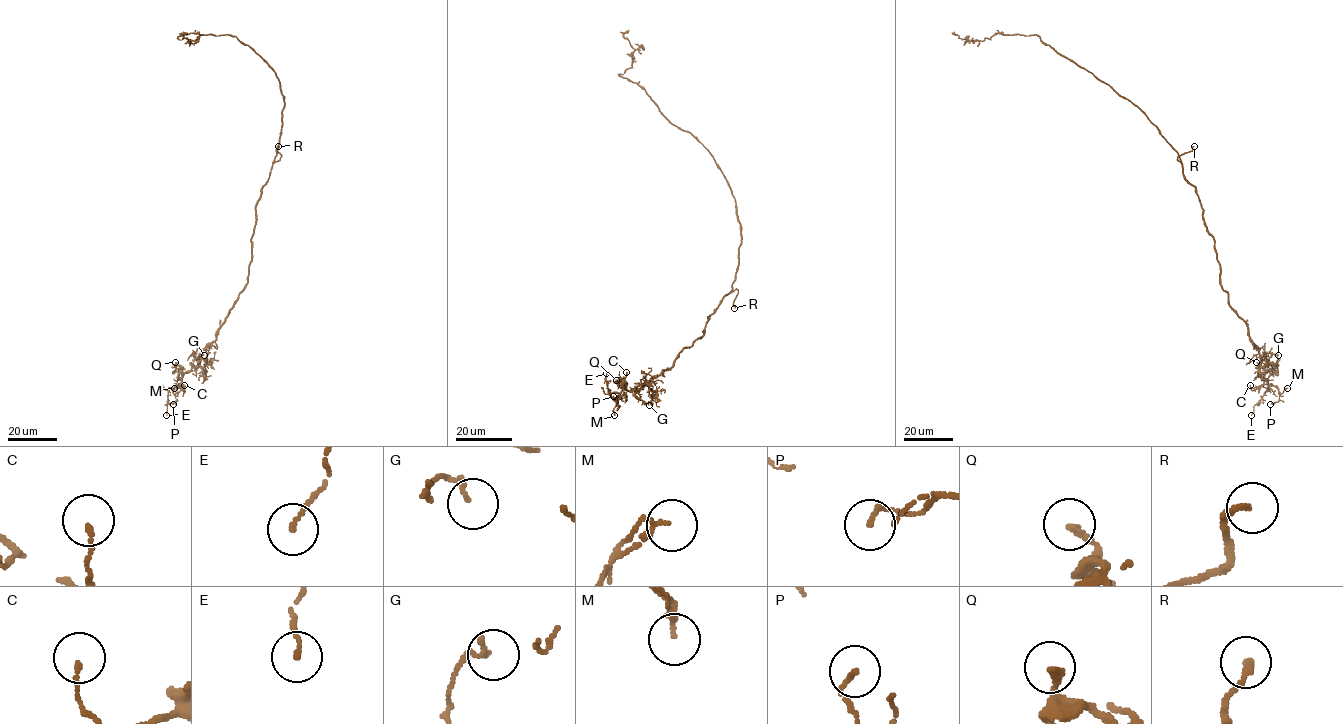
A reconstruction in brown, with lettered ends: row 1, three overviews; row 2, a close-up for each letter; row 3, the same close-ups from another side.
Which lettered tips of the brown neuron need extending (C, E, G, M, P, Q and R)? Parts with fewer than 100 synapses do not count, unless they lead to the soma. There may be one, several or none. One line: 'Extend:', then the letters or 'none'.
Extend: R

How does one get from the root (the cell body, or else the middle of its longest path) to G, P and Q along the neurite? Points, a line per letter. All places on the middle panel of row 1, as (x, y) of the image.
G: (732, 290), (708, 317), (701, 337), (681, 350), (670, 369), (635, 387), (635, 395), (649, 405)
P: (732, 290), (708, 317), (704, 334), (679, 353), (670, 369), (632, 391), (623, 388), (617, 406), (613, 396)
Q: (732, 290), (708, 317), (704, 334), (679, 353), (670, 369), (632, 391), (616, 380)

